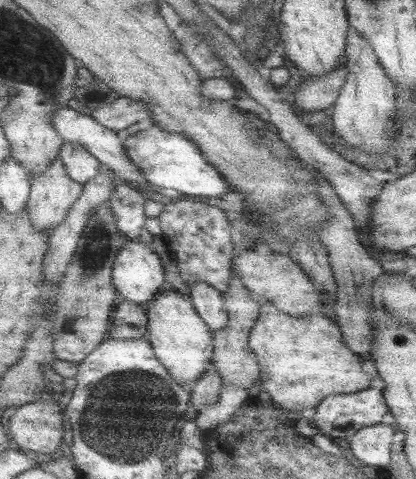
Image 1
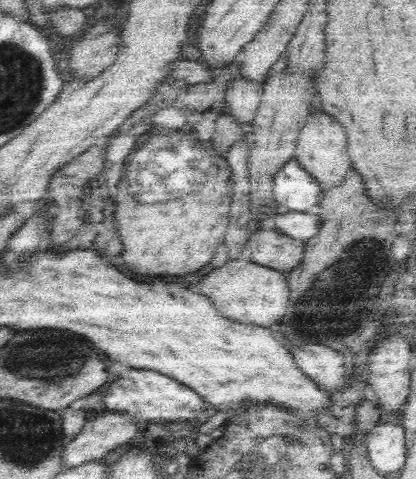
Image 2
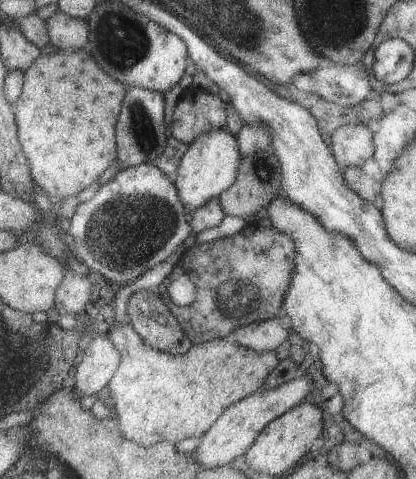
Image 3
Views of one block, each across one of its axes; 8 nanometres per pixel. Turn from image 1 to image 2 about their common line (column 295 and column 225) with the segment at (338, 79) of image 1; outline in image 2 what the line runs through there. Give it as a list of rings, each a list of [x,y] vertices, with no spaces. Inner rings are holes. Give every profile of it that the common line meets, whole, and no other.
[[[234,78],[226,86],[226,94],[224,94],[224,104],[226,104],[228,116],[238,124],[254,122],[262,94],[264,94],[264,86],[248,84],[242,78]]]

